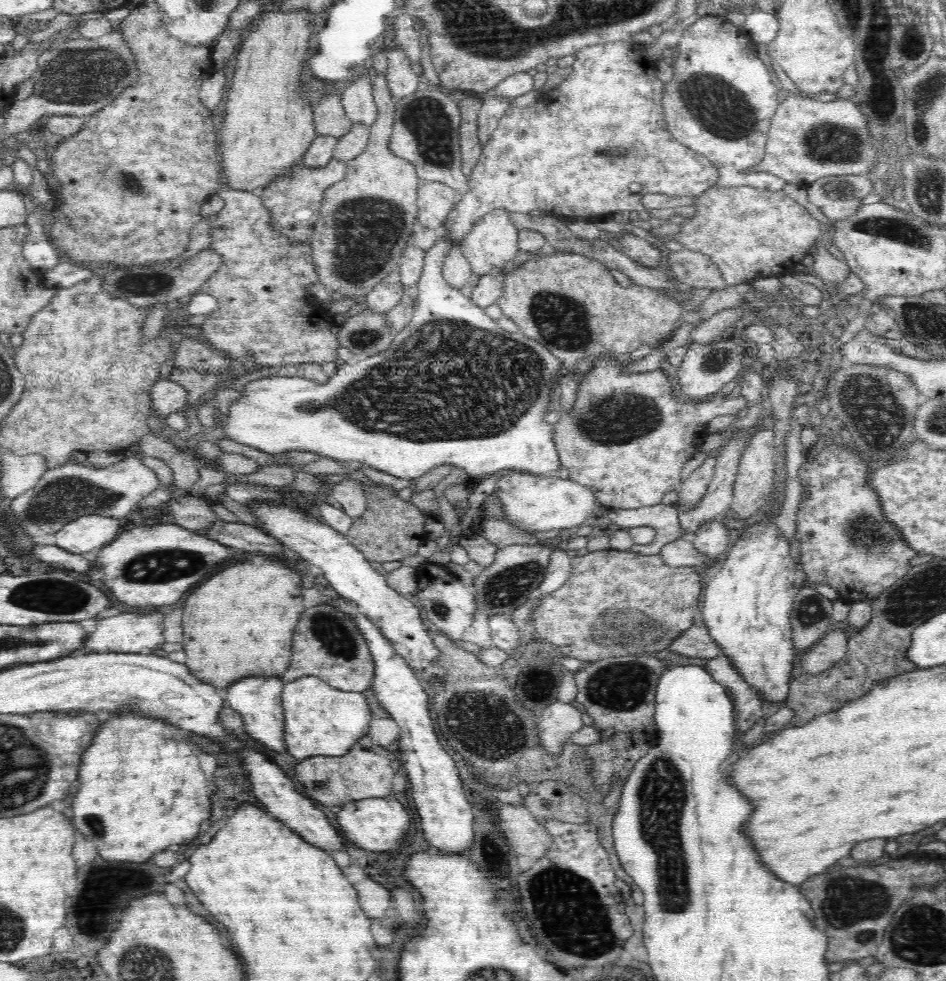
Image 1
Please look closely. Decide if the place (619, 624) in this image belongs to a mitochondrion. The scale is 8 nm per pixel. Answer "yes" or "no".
yes

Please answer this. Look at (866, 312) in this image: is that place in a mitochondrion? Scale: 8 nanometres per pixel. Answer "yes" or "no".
no

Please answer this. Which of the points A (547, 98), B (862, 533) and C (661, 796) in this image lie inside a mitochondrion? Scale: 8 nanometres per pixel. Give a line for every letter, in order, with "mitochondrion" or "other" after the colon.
A: other
B: mitochondrion
C: mitochondrion

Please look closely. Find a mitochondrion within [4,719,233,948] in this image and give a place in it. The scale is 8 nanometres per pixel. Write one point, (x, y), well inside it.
(89, 925)

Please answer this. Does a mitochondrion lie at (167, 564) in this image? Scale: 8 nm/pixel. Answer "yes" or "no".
yes

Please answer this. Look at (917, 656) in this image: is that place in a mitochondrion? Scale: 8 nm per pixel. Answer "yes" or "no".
no

